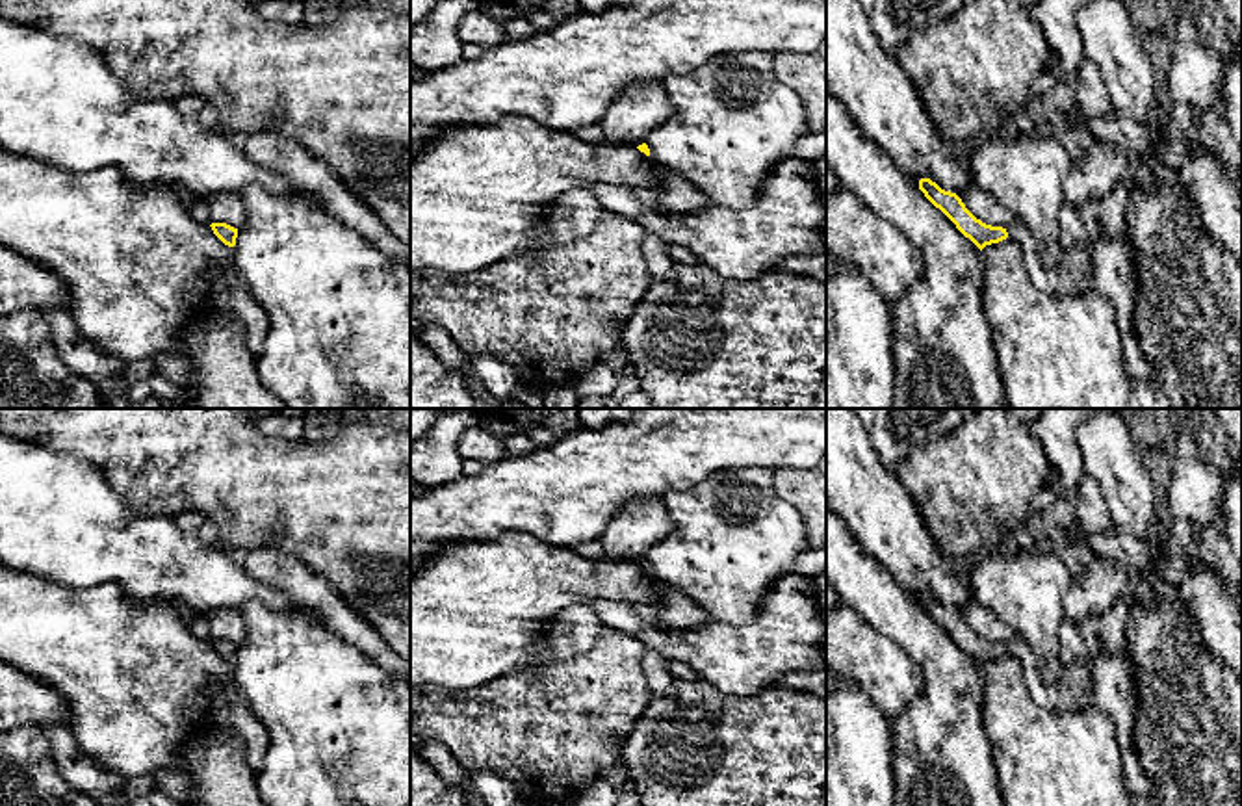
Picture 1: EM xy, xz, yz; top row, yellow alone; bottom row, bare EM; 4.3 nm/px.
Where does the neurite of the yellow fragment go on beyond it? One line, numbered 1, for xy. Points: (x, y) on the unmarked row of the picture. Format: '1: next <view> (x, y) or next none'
1: next none

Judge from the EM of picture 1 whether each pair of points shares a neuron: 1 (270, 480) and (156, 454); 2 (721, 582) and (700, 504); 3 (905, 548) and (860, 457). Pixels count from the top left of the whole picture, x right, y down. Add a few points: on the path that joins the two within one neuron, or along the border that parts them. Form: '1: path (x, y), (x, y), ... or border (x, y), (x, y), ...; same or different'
1: path (242, 480), (206, 454), (184, 454); same
2: path (721, 563), (719, 522); same
3: path (888, 526), (875, 504), (860, 489), (860, 480); same

